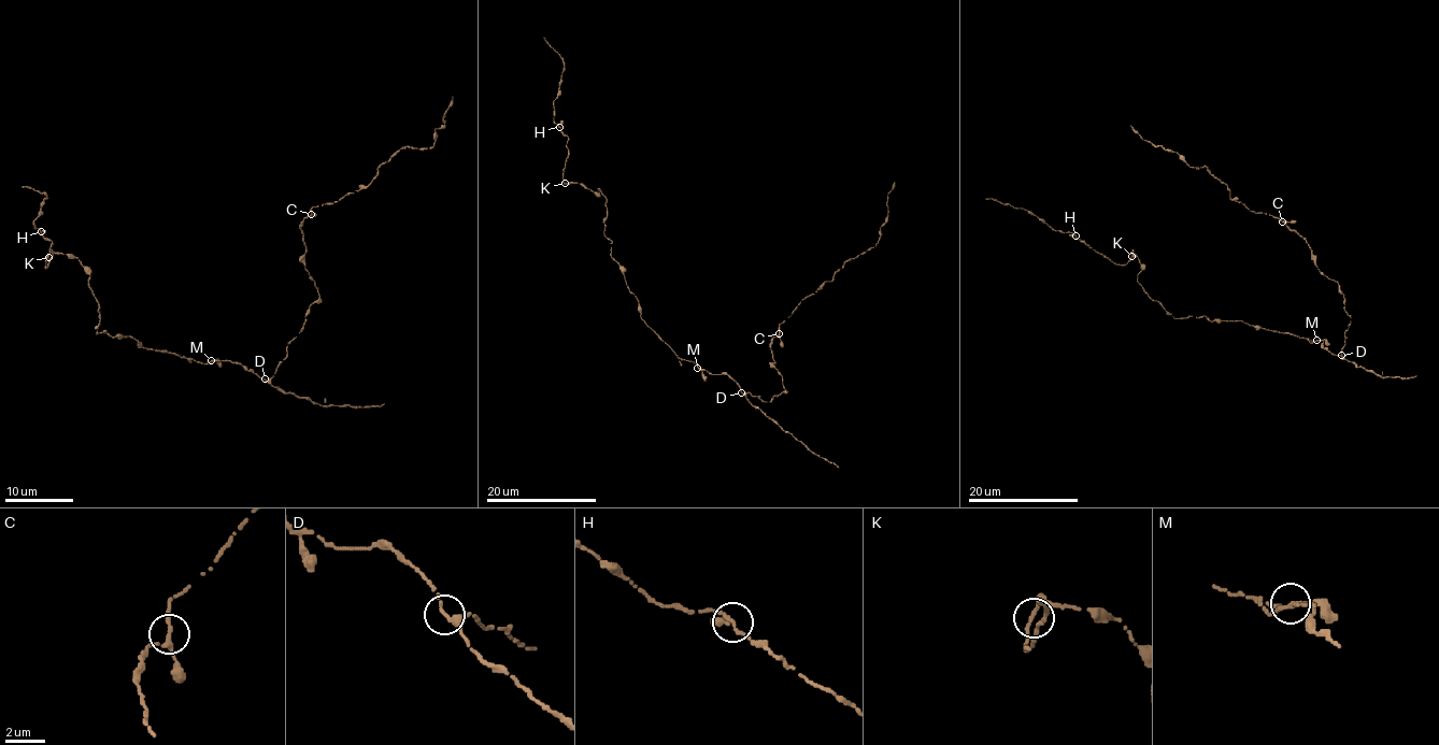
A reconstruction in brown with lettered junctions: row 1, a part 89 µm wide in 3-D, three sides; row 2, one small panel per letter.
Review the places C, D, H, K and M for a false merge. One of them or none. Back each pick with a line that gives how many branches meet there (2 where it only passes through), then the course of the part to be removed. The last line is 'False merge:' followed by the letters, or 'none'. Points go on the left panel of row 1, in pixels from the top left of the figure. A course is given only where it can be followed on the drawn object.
False merge: none

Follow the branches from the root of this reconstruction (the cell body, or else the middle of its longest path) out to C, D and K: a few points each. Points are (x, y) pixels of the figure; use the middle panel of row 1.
C: (699, 368), (712, 374), (725, 373), (743, 392), (769, 402), (785, 391), (770, 349), (779, 333)
D: (699, 368), (712, 374), (725, 373), (741, 392)
K: (699, 368), (641, 318), (603, 234), (607, 198), (598, 188), (565, 183)

